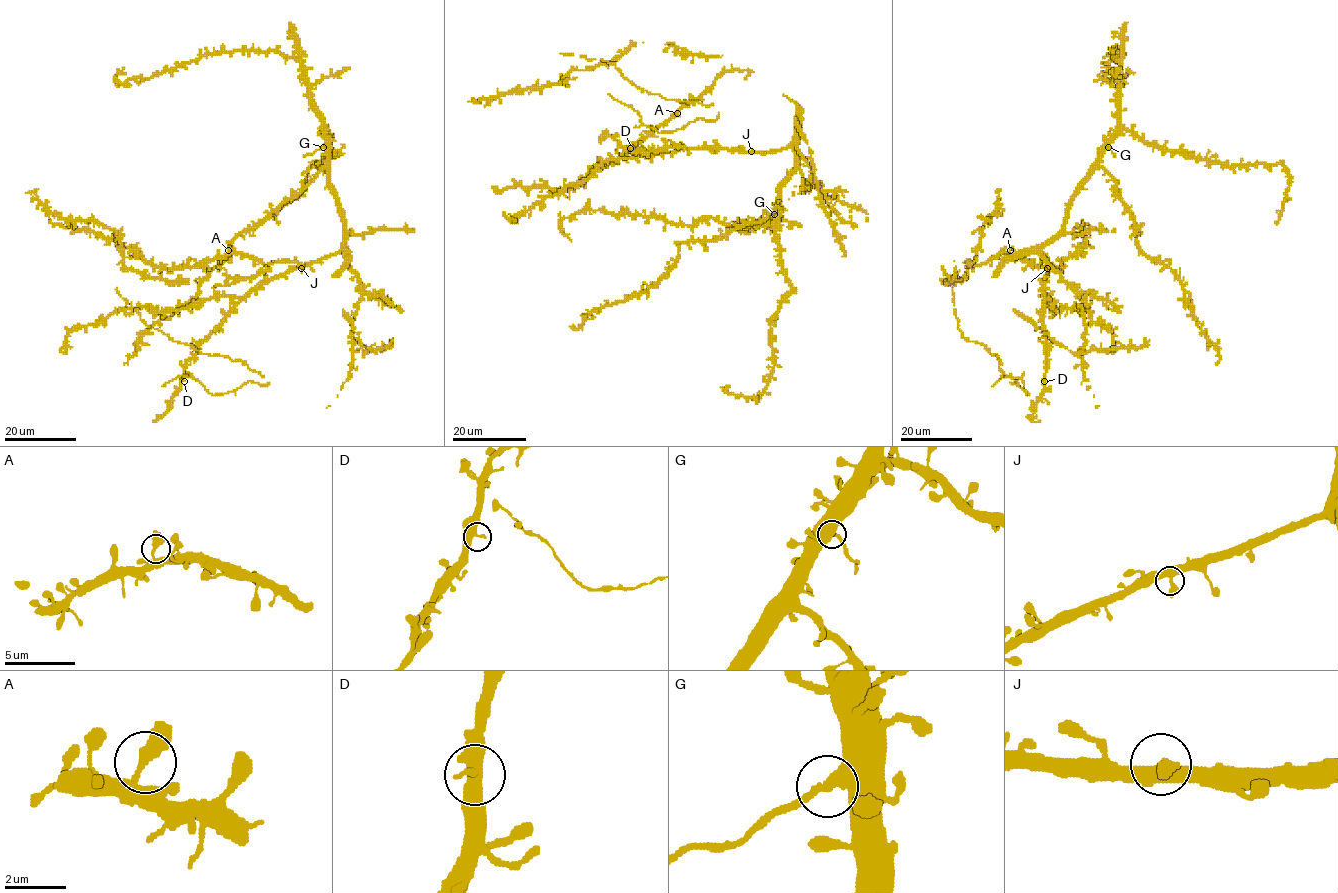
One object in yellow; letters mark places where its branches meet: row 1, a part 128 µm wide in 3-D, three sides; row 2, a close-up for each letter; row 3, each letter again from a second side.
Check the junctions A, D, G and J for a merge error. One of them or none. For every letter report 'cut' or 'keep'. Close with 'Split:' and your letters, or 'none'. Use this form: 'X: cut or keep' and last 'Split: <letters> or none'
A: keep
D: keep
G: cut
J: keep
Split: G

